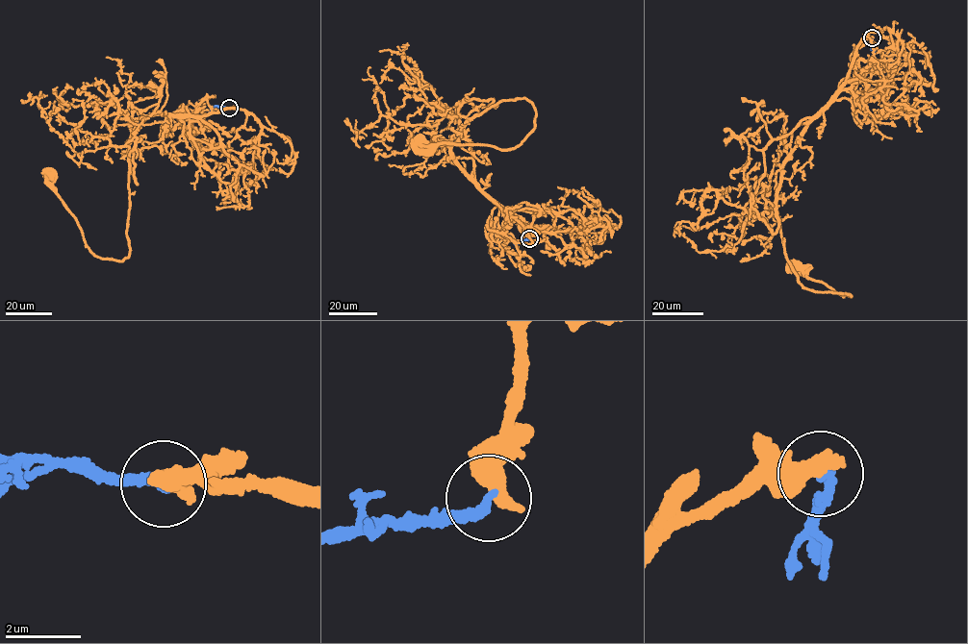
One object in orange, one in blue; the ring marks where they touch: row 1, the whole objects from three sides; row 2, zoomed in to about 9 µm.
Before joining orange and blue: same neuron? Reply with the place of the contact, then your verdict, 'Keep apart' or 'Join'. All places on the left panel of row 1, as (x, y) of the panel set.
Place: (229, 108). Keep apart

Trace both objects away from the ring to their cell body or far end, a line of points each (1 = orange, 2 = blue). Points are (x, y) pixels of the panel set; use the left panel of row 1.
1: (229, 108), (201, 115), (158, 111), (131, 123), (130, 250), (120, 261), (89, 250), (53, 186), (52, 174)
2: (229, 108), (216, 106), (209, 111)

